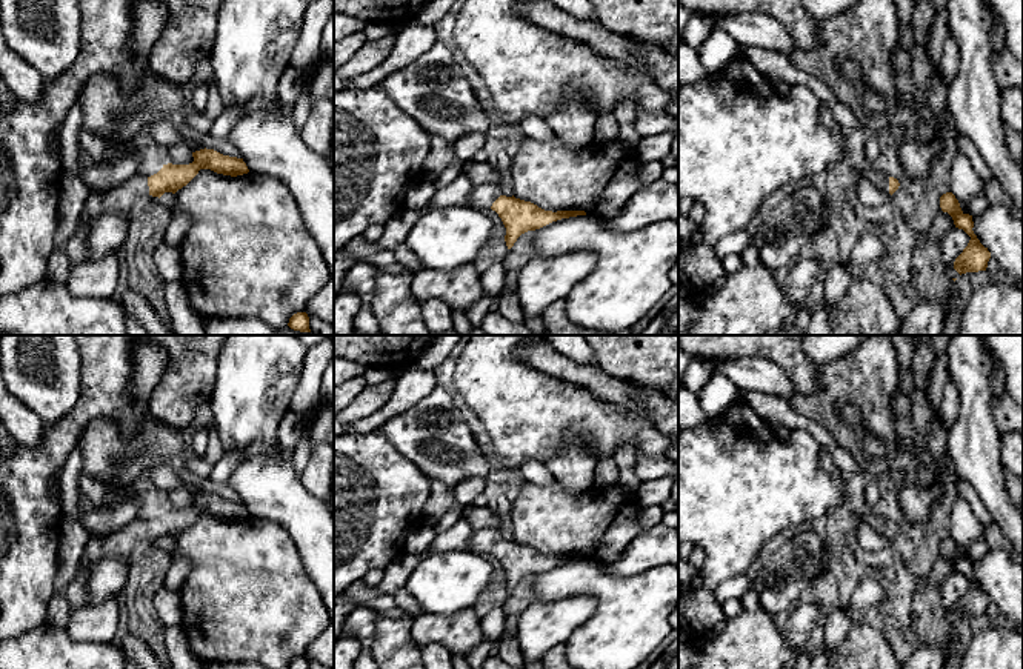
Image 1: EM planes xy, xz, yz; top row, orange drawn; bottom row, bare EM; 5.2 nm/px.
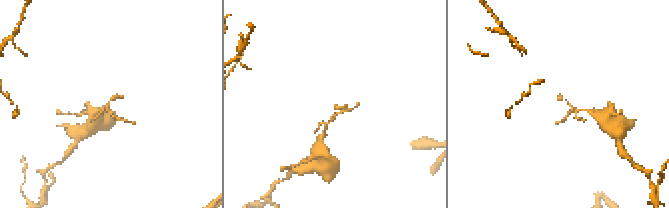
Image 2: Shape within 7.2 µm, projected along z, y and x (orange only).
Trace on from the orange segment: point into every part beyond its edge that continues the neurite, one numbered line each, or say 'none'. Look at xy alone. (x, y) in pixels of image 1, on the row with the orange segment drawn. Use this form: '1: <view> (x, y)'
1: xy (119, 200)

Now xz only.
1: xz (482, 196)

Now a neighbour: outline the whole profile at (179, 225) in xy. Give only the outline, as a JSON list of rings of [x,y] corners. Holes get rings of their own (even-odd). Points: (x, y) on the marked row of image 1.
[[[165,192],[158,201],[171,212],[166,228],[165,241],[169,246],[178,248],[191,228],[189,215],[180,209],[175,194]]]

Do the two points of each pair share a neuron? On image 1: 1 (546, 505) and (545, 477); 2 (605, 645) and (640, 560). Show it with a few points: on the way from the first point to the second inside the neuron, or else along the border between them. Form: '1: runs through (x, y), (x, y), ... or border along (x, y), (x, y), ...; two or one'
1: border along (556, 480), (549, 485), (525, 482); two
2: border along (662, 562), (628, 575), (613, 575), (600, 566); two

